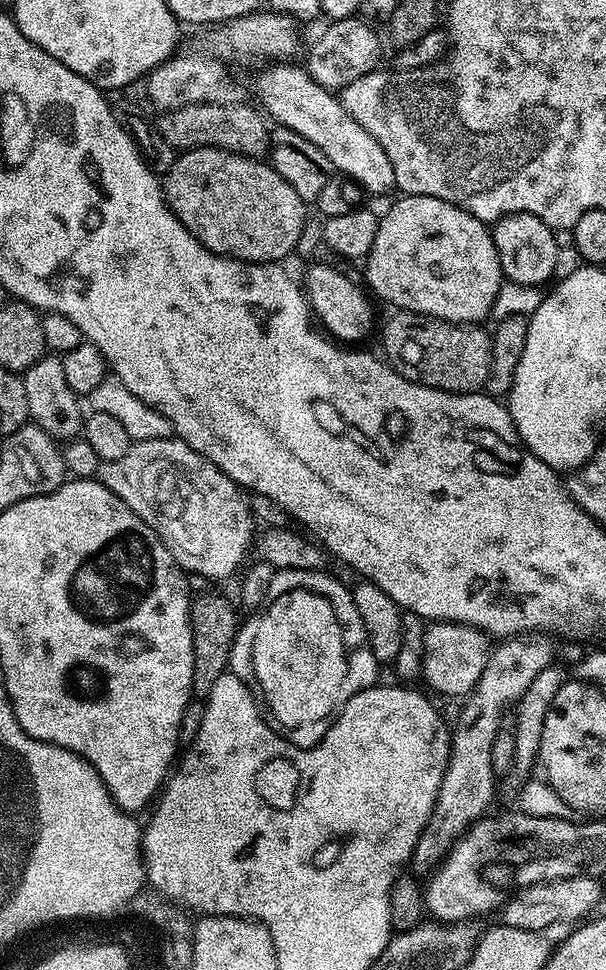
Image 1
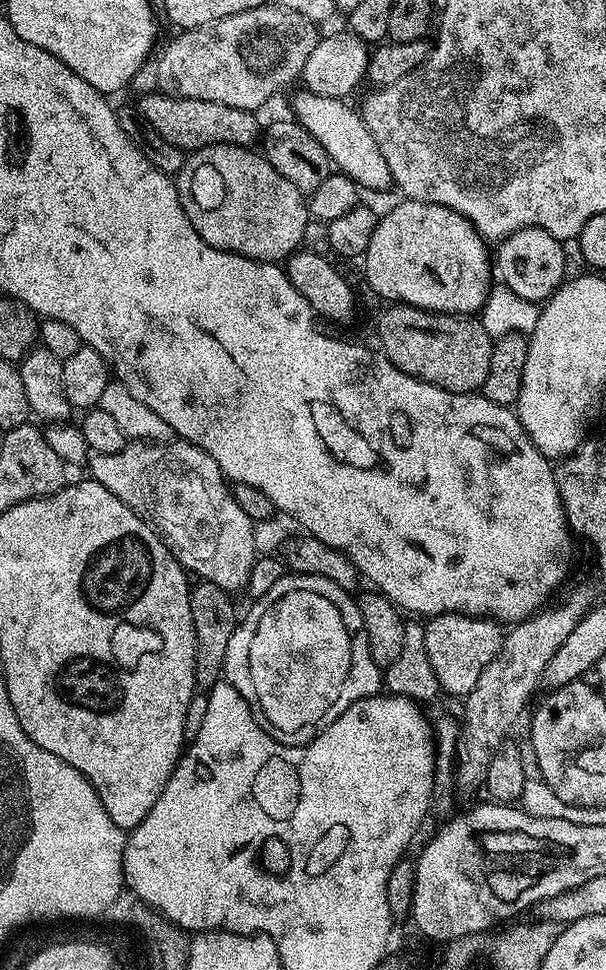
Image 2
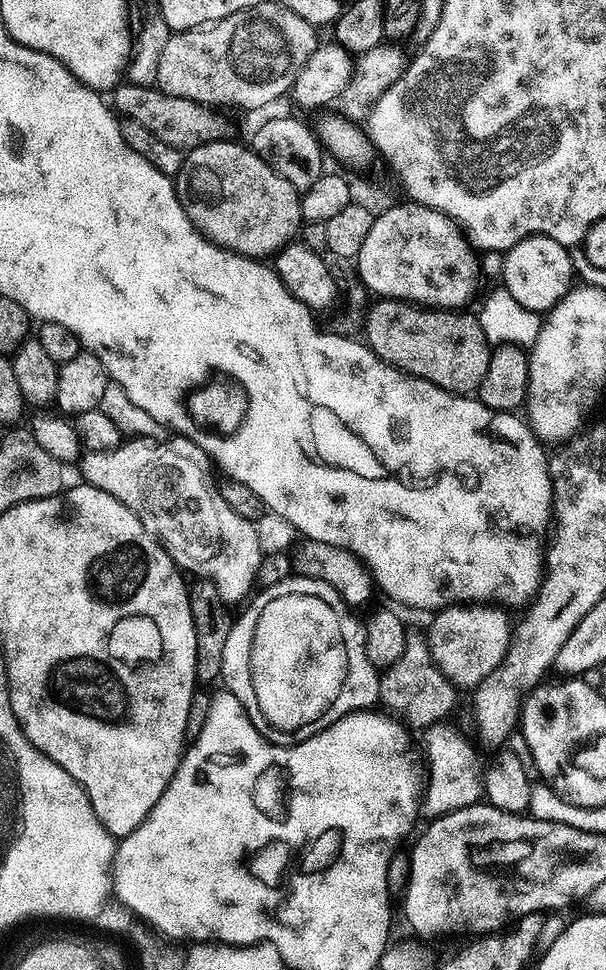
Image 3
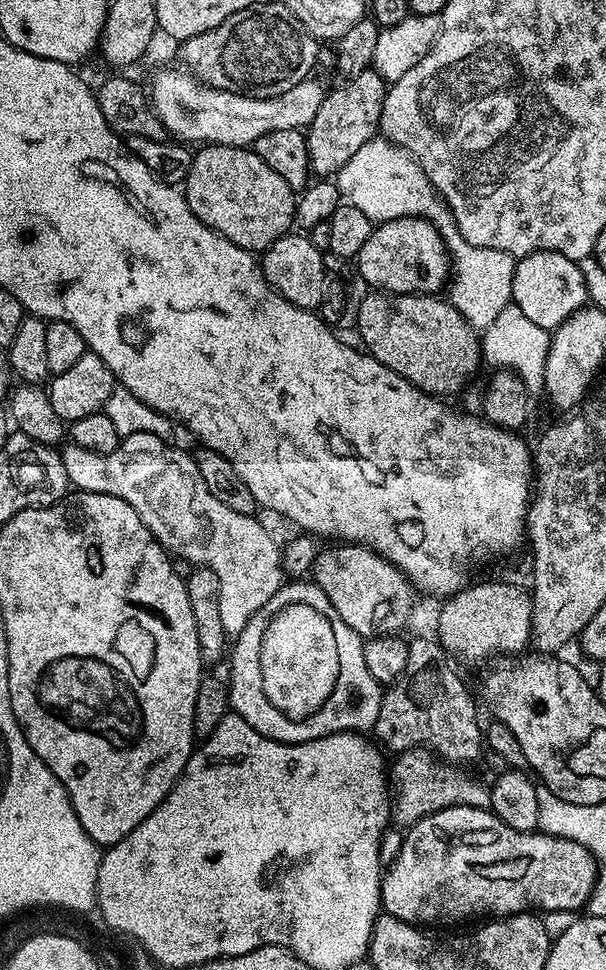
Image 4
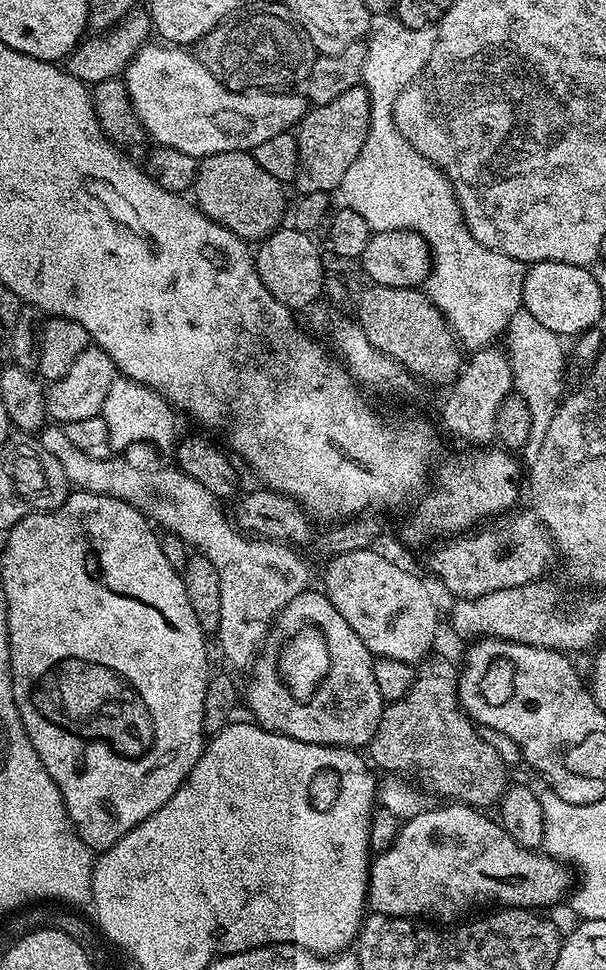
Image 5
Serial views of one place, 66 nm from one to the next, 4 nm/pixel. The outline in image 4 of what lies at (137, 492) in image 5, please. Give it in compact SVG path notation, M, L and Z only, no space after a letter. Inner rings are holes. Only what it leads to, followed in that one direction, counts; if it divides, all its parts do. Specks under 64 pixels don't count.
M121 439L110 454L94 454L94 450L65 443L59 453L69 485L81 492L122 497L173 557L181 556L189 560L189 565L214 570L220 583L222 626L229 637L239 636L252 615L262 610L286 582L281 545L276 545L256 516L234 514L230 506L218 502L202 482L202 474L198 474L189 453L187 456L180 448L164 448L161 452L140 448L132 452L132 443L131 439Z

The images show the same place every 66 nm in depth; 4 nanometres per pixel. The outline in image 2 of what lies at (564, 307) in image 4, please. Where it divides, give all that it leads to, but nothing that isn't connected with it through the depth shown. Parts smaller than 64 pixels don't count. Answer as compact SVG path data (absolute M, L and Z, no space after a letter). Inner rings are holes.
M523 228L514 234L507 236L505 240L499 241L497 250L494 252L494 268L499 279L518 298L526 298L533 302L547 301L565 283L564 262L566 255L564 245L555 240L546 230L541 228Z

